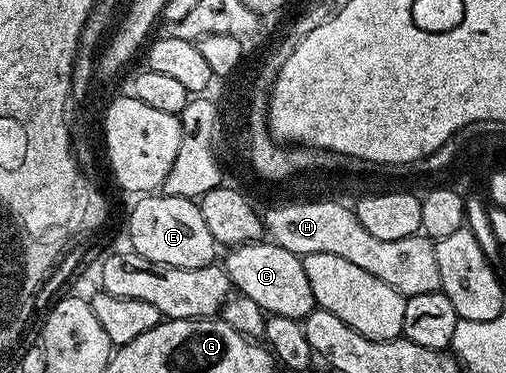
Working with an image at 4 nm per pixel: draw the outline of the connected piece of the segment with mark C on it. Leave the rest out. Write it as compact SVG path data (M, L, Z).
M267 239L229 248L227 253L228 258L222 261L222 267L228 272L235 292L254 299L254 303L258 303L265 314L282 315L300 321L317 308L314 291L310 291L310 279L306 279L304 262L297 254Z

